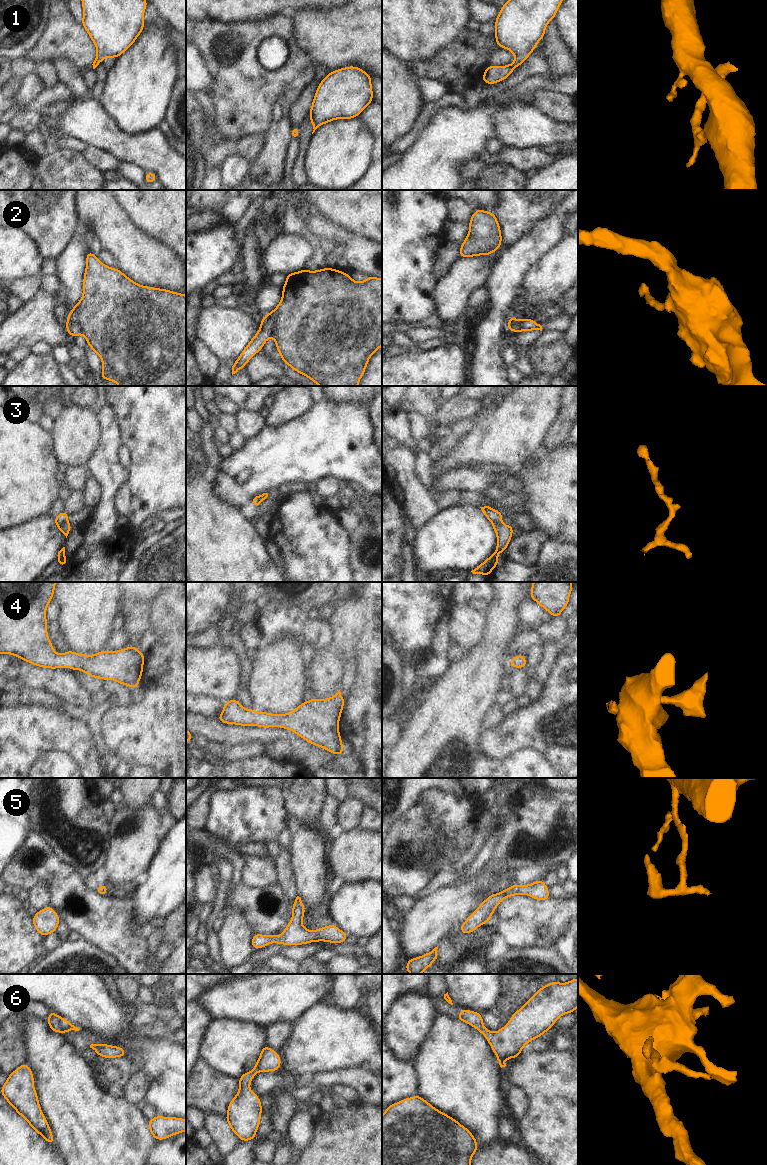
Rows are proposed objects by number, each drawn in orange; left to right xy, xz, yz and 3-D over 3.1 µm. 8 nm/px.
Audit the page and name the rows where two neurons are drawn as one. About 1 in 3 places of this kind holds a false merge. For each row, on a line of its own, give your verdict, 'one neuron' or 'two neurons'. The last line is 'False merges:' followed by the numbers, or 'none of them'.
1: one neuron
2: two neurons
3: two neurons
4: one neuron
5: one neuron
6: one neuron
False merges: 2, 3

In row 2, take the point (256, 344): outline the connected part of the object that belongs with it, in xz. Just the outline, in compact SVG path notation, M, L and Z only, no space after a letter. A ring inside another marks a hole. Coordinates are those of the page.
M263 316L262 321L260 322L260 329L243 349L239 358L233 362L232 375L244 368L249 360L263 349L264 343L271 337L272 331L273 321L268 320L266 316Z

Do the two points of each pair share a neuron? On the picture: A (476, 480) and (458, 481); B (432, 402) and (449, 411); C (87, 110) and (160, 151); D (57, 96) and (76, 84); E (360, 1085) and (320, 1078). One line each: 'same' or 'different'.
A: same
B: different
C: same
D: different
E: same

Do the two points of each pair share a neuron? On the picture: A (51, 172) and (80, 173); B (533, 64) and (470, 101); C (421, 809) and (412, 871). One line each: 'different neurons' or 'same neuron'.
A: same neuron
B: same neuron
C: same neuron

